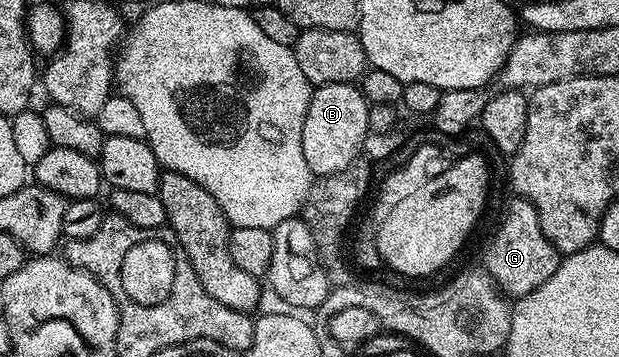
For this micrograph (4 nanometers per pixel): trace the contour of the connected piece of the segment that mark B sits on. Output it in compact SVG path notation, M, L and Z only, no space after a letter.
M321 83L313 90L310 105L306 109L306 121L302 121L302 153L306 157L306 165L313 176L342 173L346 165L361 158L364 142L370 139L368 129L369 101L356 83Z

